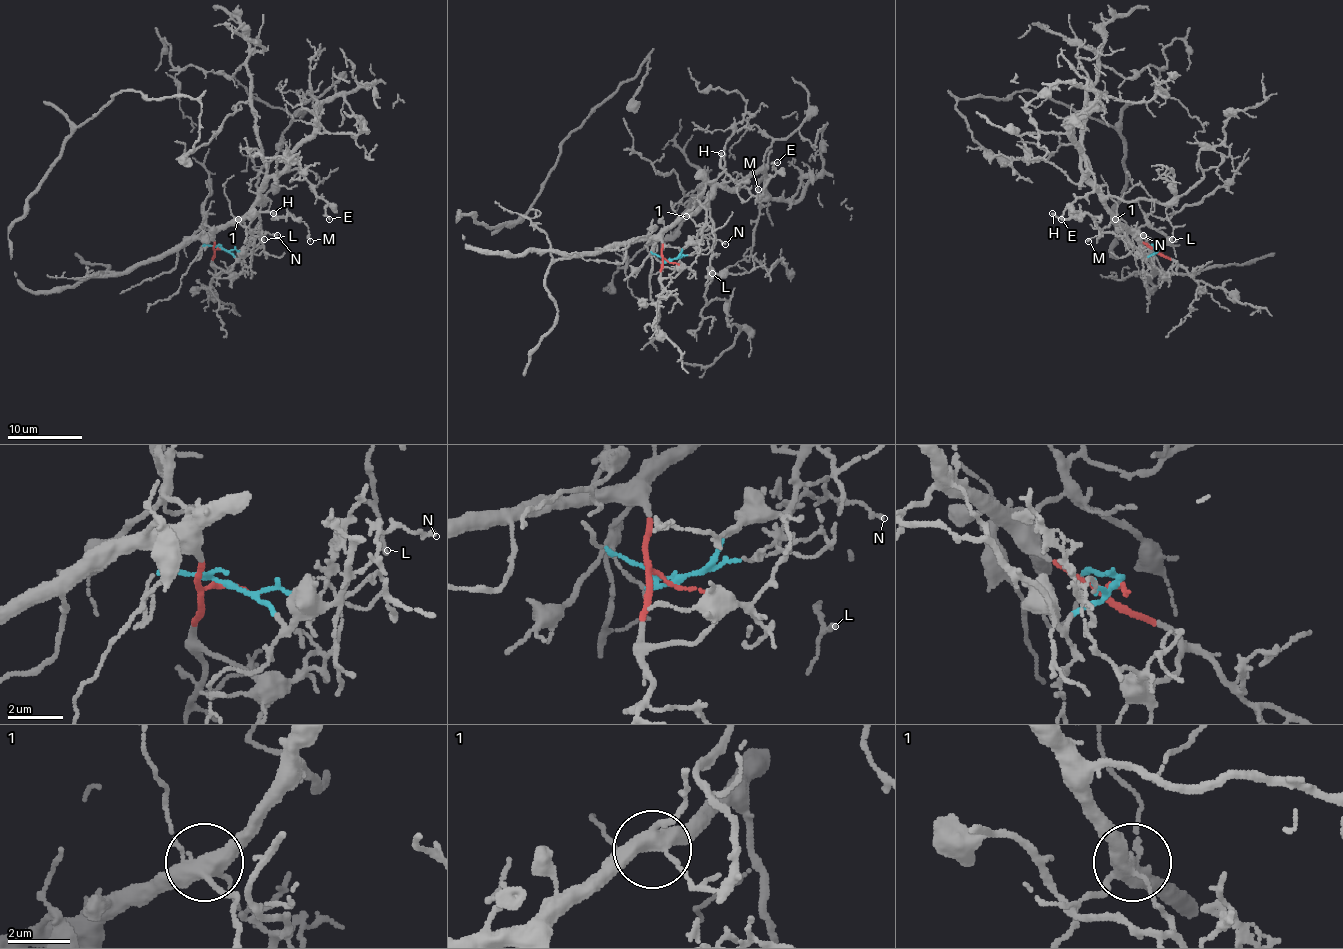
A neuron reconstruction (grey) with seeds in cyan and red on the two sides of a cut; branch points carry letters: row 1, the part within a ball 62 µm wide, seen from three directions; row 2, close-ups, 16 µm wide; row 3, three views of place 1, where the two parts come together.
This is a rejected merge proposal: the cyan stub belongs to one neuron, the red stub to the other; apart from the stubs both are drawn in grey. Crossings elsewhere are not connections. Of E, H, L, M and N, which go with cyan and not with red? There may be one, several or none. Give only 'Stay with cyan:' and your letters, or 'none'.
Stay with cyan: H, M, N

